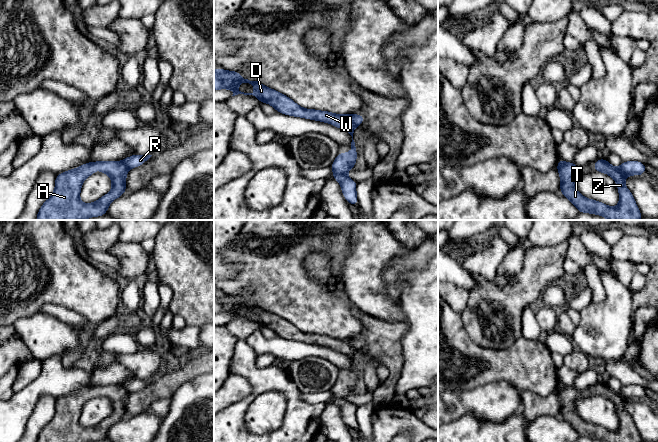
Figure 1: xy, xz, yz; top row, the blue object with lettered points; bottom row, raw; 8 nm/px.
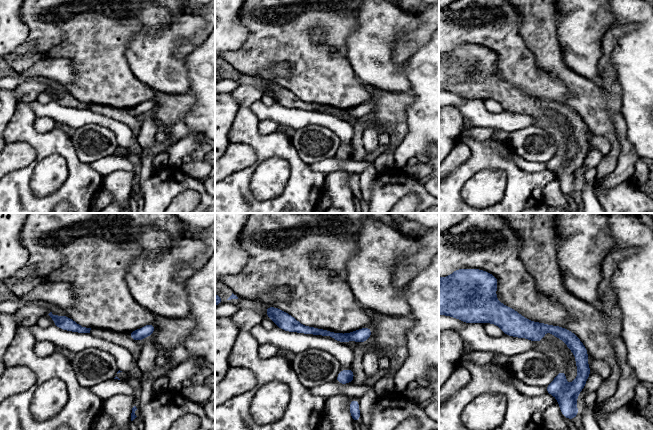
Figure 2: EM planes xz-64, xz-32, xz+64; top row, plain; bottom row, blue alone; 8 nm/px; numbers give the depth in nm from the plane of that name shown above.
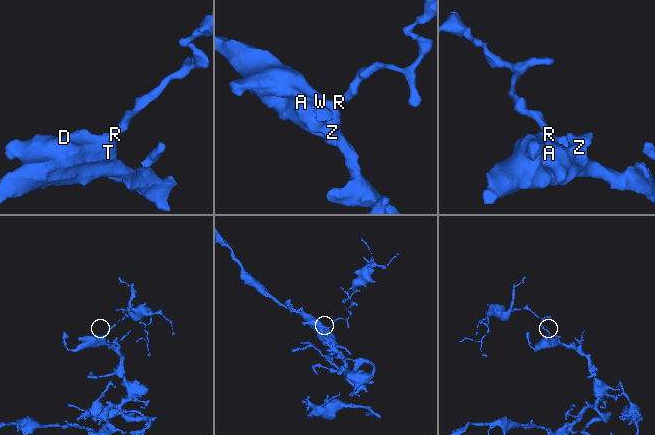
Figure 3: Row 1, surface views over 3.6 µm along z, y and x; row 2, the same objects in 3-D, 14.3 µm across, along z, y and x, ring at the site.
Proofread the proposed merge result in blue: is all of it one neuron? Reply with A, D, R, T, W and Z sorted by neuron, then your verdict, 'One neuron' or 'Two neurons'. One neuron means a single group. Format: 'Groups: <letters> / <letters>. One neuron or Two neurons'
Groups: A D T W Z / R. Two neurons

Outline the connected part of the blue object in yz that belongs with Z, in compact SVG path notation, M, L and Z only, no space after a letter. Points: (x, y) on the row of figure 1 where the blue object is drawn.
M596 159L594 163L594 172L603 172L616 182L619 192L617 207L609 207L582 196L575 187L575 178L581 174L581 168L572 162L563 162L556 166L560 175L560 192L576 206L579 213L600 215L608 220L640 220L642 214L624 181L627 176L645 174L646 165L639 161L626 161L619 168L615 168L607 159Z

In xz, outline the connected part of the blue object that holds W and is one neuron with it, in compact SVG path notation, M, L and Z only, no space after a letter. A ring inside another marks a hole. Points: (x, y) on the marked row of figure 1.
M218 68L214 70L214 90L220 89L231 89L233 91L232 96L238 94L253 95L260 103L268 103L273 106L277 112L284 115L329 123L348 132L352 136L351 152L338 153L330 167L333 170L332 178L340 183L342 194L347 202L350 205L357 206L356 187L358 183L346 176L346 173L350 169L354 169L358 155L353 140L353 133L357 126L351 121L351 115L334 114L329 111L302 108L286 95L264 86L261 82L244 79L237 71L227 71ZM240 83L249 83L256 91L253 93L241 92L237 89Z

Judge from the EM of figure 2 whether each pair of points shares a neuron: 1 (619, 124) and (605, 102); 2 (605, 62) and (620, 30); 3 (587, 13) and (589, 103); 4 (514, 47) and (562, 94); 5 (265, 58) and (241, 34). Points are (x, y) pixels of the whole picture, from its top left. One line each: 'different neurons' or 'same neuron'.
1: different neurons
2: same neuron
3: different neurons
4: same neuron
5: different neurons

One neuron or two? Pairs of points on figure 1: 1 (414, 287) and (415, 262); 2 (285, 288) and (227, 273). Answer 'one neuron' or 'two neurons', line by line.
1: two neurons
2: two neurons

